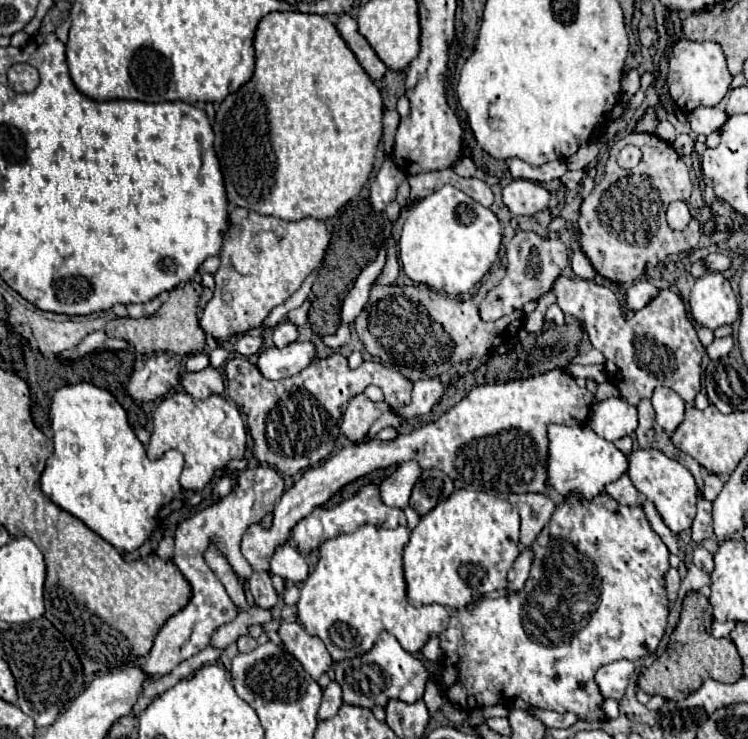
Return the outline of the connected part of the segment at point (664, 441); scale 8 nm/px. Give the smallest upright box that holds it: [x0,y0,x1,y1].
[636,400,702,490]

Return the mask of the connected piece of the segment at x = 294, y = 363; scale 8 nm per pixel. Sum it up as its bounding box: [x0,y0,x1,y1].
[256,342,316,380]

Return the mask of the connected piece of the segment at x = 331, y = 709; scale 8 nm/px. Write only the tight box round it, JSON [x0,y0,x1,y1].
[318,682,344,720]

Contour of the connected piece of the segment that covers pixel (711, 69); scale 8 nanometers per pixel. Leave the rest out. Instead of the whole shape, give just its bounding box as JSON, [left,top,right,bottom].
[668,40,732,112]

